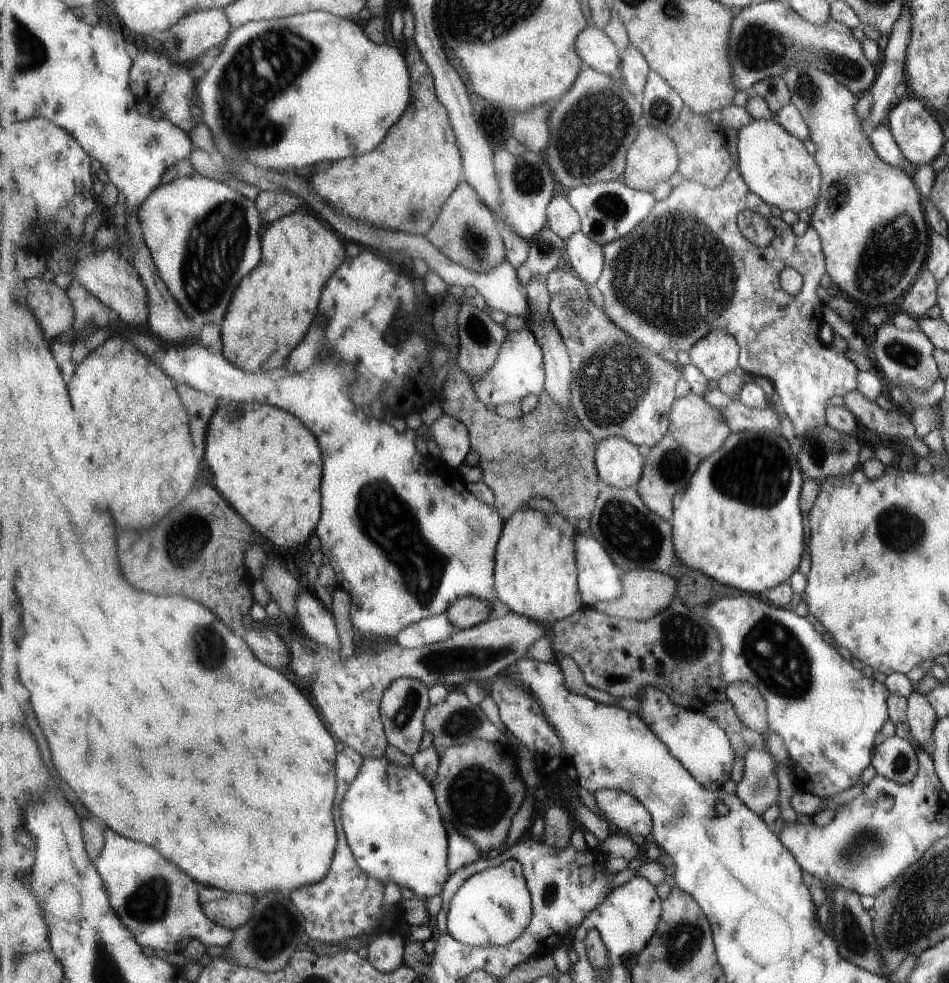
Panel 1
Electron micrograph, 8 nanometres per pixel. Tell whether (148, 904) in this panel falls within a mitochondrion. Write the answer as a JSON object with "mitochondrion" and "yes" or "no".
{"mitochondrion":"yes"}

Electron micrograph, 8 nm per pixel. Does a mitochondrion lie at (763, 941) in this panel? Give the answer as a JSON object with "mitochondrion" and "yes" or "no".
{"mitochondrion":"no"}

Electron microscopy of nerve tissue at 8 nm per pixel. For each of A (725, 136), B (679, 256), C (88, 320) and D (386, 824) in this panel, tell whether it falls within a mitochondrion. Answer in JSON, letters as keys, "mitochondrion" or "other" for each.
{"A":"other","B":"mitochondrion","C":"mitochondrion","D":"other"}

